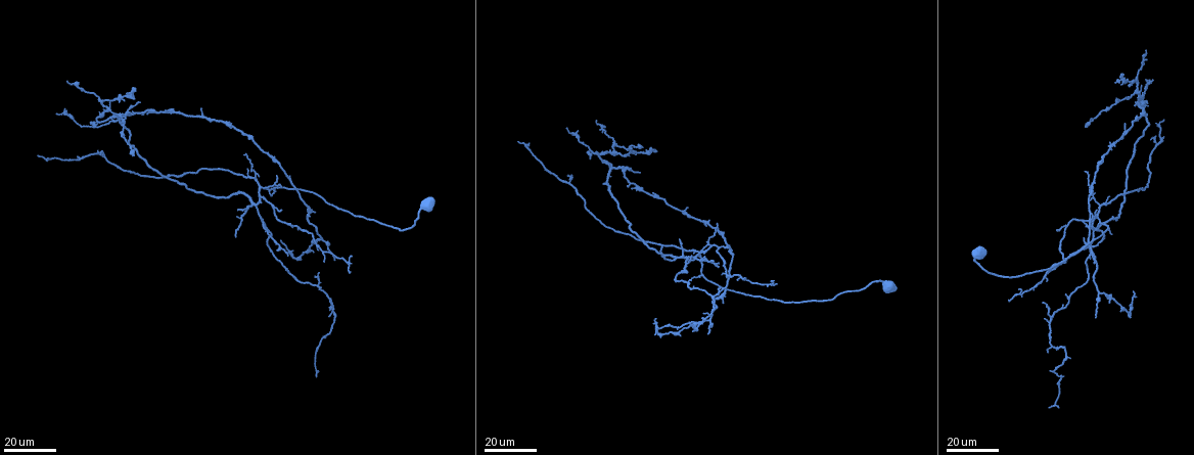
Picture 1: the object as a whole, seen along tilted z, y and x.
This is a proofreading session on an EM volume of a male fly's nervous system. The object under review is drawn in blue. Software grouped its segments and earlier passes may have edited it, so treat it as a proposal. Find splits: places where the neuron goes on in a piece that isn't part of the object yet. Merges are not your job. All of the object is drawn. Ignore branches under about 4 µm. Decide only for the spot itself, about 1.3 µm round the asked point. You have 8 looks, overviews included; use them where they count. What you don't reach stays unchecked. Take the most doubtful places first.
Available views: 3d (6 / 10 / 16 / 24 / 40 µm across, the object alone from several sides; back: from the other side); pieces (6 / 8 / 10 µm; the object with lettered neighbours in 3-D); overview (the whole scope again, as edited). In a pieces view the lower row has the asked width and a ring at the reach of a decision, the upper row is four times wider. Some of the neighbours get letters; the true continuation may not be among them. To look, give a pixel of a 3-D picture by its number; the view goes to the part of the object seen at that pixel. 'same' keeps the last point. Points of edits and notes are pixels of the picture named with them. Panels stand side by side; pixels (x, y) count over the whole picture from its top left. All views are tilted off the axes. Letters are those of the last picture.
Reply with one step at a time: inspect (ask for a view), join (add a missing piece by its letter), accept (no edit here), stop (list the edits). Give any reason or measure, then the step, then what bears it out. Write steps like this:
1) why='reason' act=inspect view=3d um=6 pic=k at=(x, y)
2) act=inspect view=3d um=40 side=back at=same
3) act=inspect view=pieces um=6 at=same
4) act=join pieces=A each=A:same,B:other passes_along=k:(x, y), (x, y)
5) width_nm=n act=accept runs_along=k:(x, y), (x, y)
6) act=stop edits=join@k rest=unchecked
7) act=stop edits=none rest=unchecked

why='thin end' act=inspect view=3d um=16 pic=1 at=(141, 103)

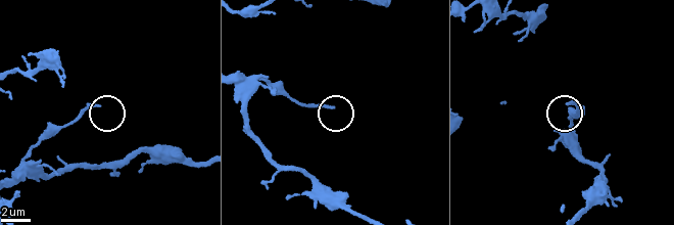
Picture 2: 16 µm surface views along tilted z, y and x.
act=inspect view=pieces um=6 pic=2 at=(568, 103)

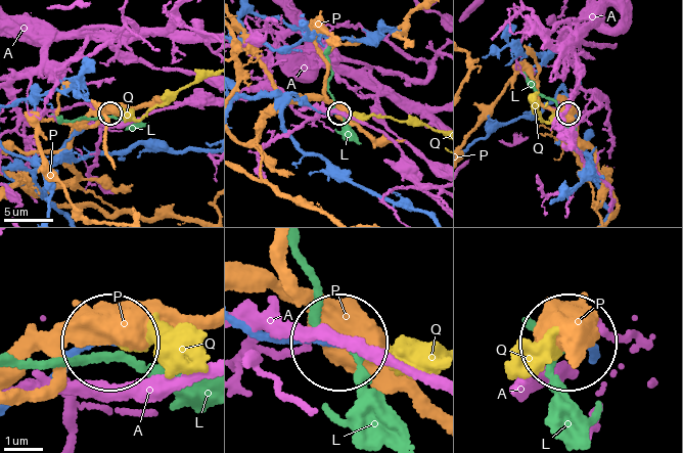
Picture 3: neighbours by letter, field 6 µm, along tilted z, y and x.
act=join pieces=Q each=A:other,L:other,P:other,Q:same found='it goes on there'

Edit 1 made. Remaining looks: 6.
why='tapers out' act=inspect view=3d um=24 pic=1 at=(235, 236)

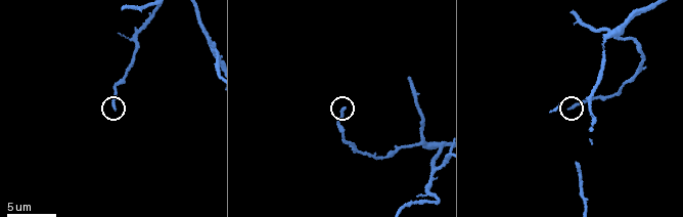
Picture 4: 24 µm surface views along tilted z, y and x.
why='what lies round it' act=inspect view=pieces um=8 pic=4 at=(571, 109)

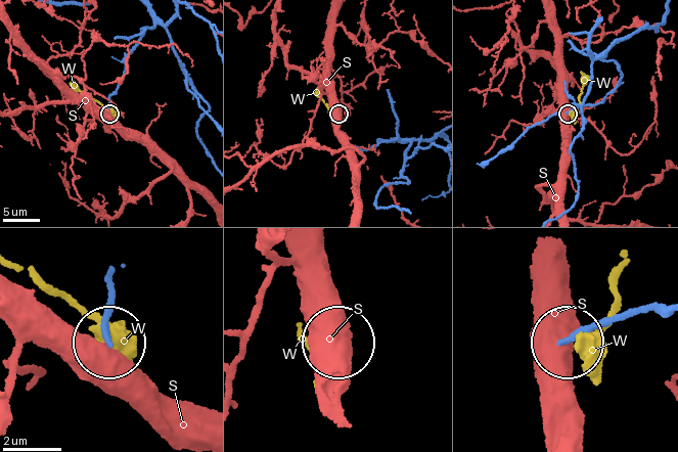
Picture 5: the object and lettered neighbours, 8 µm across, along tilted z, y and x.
act=accept each=S:other,W:other runs_along=5:(660, 304), (606, 317), (572, 338) found='no lettered piece goes on from it'

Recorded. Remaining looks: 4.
why='an open end' act=inspect view=3d um=24 pic=1 at=(280, 209)

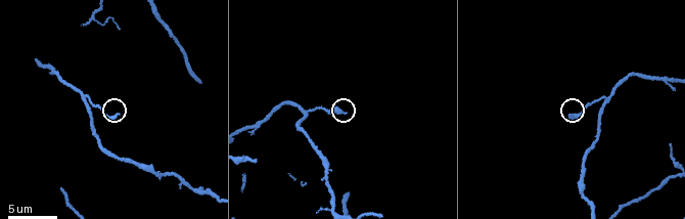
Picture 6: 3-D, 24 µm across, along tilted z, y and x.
act=inspect view=pieces um=10 pic=6 at=(344, 113)

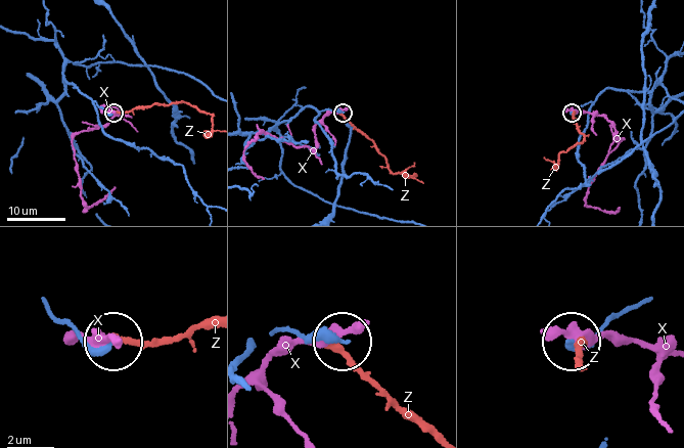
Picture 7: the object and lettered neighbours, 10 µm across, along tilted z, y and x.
width_nm=230 act=accept each=X:other,Z:other runs_along=7:(49, 309), (70, 320), (92, 348), (109, 344) found='none of them fits'

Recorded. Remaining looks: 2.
act=stop edits=join@3 rest=unchecked

